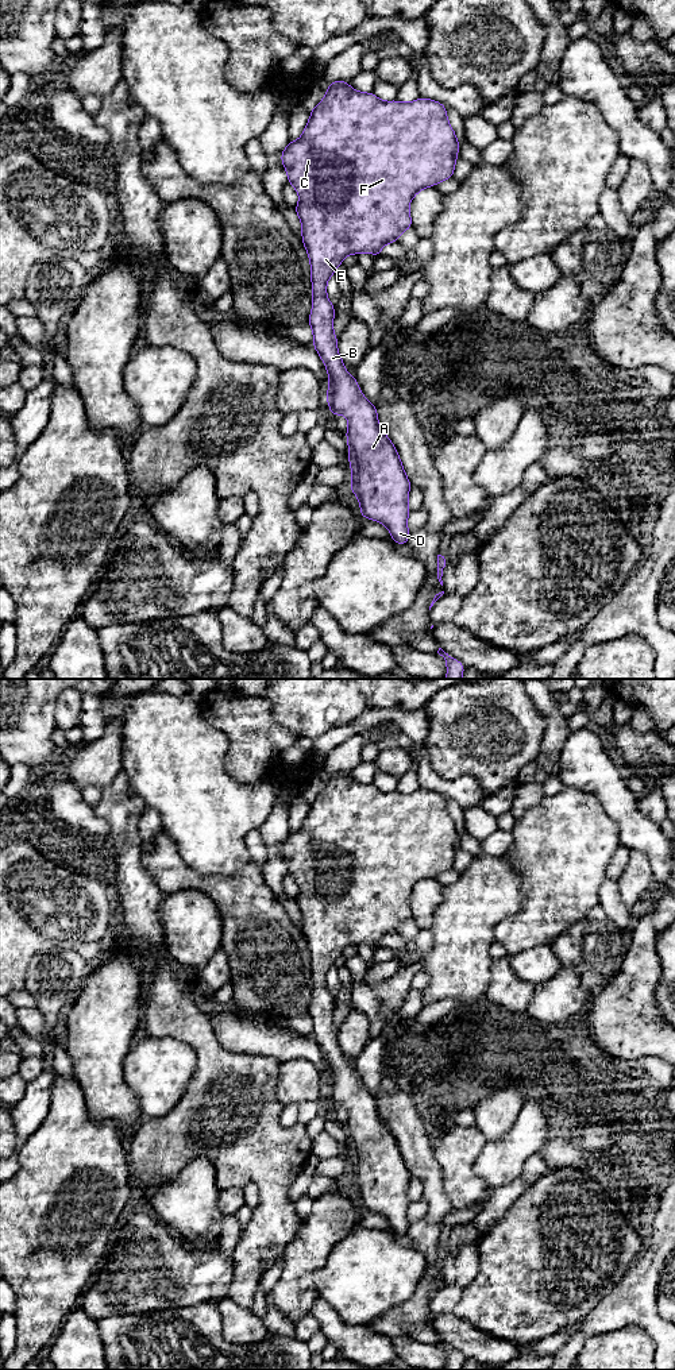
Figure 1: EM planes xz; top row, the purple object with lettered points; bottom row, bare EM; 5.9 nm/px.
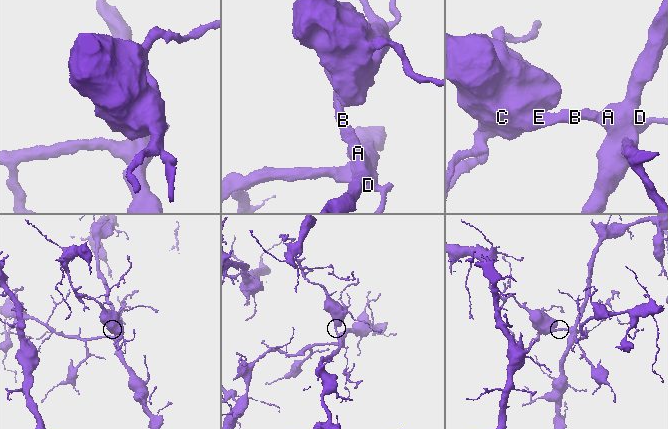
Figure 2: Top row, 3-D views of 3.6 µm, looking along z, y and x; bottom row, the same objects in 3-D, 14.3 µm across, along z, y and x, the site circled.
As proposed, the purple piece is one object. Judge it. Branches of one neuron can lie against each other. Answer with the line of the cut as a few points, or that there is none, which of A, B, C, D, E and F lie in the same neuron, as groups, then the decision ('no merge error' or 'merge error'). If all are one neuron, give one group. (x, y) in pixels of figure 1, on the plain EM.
cut none; groups A B C D E F; no merge error

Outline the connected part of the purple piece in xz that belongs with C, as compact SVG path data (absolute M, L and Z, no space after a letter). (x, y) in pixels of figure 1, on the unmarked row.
M347 772L328 775L325 788L310 802L300 830L281 845L289 875L300 887L294 898L302 918L301 931L310 952L313 996L309 1018L313 1038L327 1058L329 1104L348 1111L346 1128L351 1155L350 1180L360 1195L360 1208L383 1215L396 1235L408 1235L410 1173L398 1143L378 1114L377 1099L360 1084L338 1043L333 1026L335 997L327 989L327 972L350 945L381 945L385 935L412 919L409 895L424 879L452 869L459 831L448 814L446 798L420 788L412 794L382 792L358 783Z

